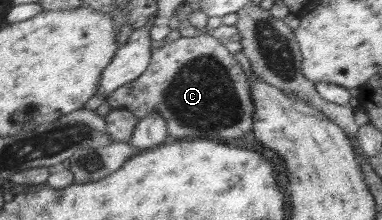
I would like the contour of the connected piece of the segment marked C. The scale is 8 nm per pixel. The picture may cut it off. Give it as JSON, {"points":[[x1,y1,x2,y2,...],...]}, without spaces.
{"points":[[204,32,192,38,181,37,163,47,151,49,151,63,147,65,147,69,132,83,107,95,105,102,112,109,132,110,133,115,139,119,148,113,161,114,167,122,167,136,171,135,175,140,235,139,252,130,255,113,250,83,241,68,234,54,213,35]]}

